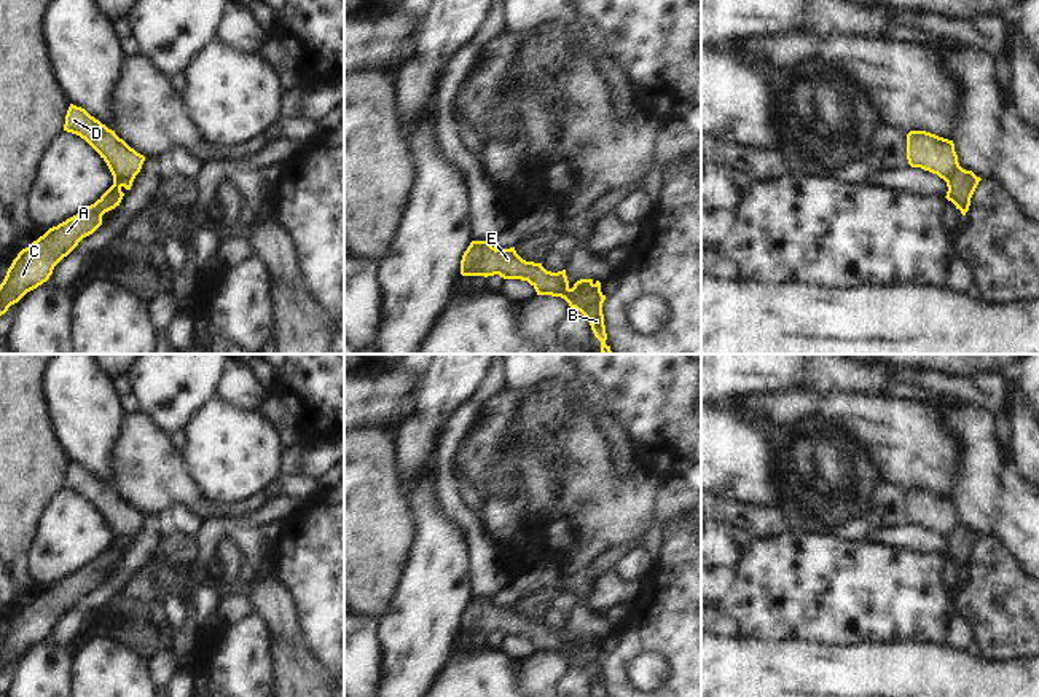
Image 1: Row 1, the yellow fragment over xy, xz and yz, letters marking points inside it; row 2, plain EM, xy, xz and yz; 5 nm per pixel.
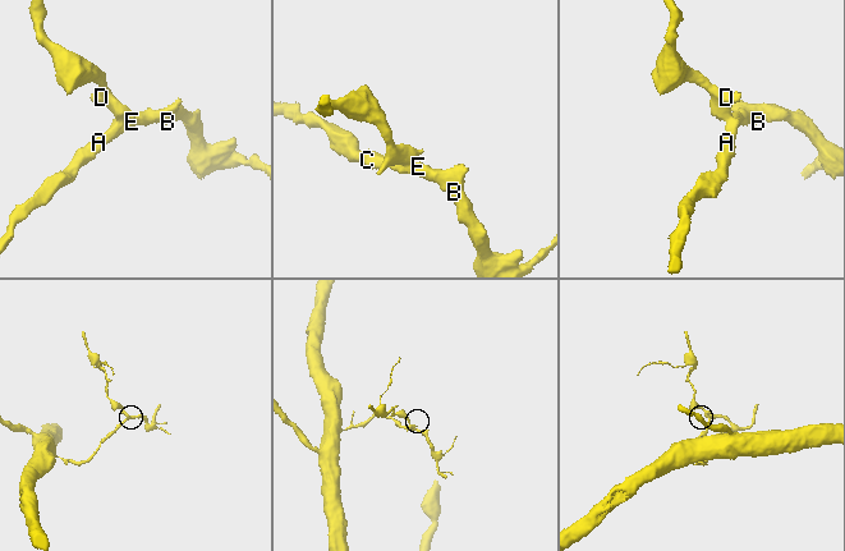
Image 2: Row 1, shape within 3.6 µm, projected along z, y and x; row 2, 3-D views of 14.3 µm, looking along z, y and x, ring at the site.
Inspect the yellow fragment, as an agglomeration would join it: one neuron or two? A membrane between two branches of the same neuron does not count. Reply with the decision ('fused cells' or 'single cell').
fused cells

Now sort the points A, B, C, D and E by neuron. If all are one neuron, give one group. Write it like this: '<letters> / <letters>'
A B C E / D

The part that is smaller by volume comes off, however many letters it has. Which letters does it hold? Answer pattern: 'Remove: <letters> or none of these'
Remove: D

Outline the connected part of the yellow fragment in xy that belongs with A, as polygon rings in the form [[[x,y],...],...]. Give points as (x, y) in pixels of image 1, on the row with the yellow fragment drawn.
[[[113,180],[113,185],[91,206],[49,228],[43,236],[22,249],[13,260],[0,284],[0,316],[27,292],[49,279],[54,266],[67,257],[78,242],[102,225],[102,215],[120,206],[134,180]]]

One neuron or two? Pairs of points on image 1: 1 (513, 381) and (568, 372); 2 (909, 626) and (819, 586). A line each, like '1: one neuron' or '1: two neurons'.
1: one neuron
2: one neuron

